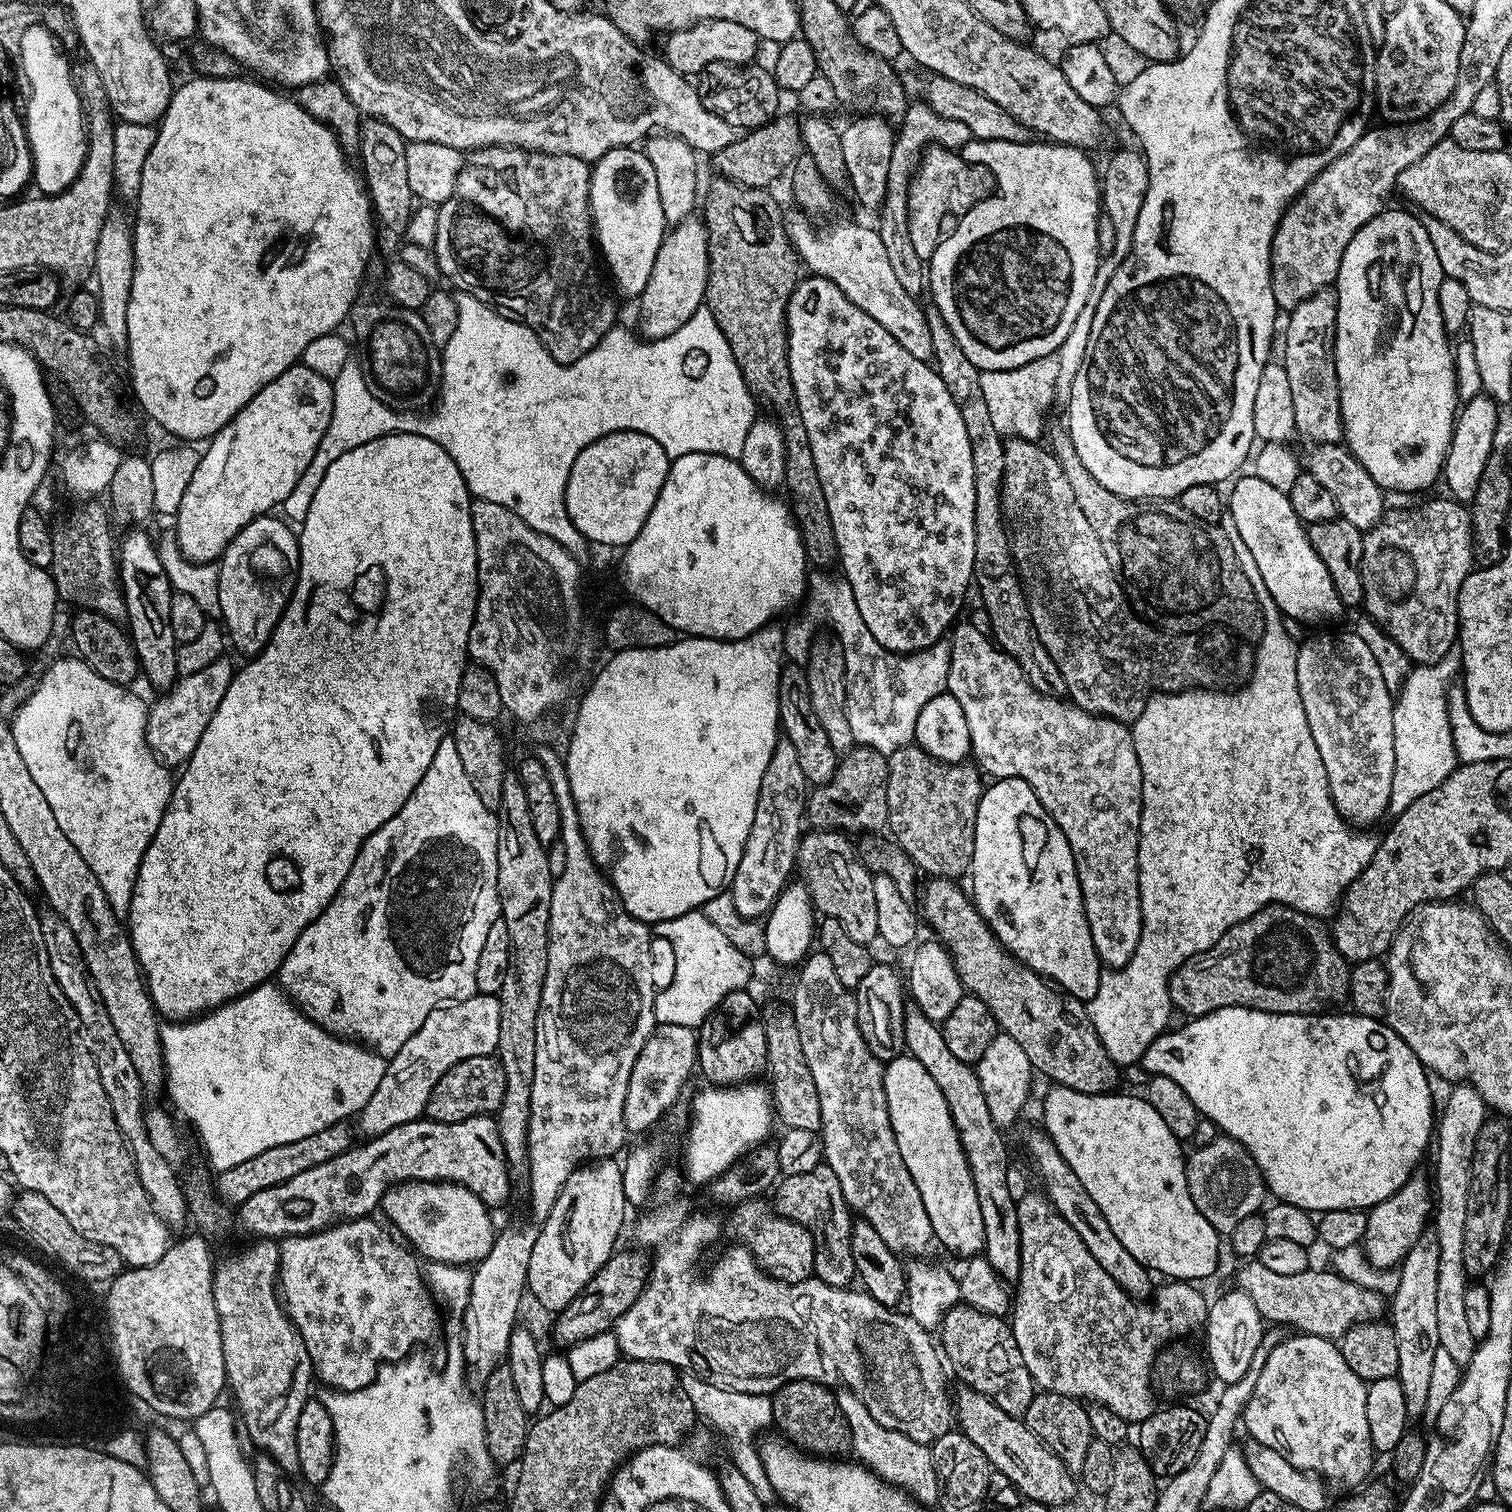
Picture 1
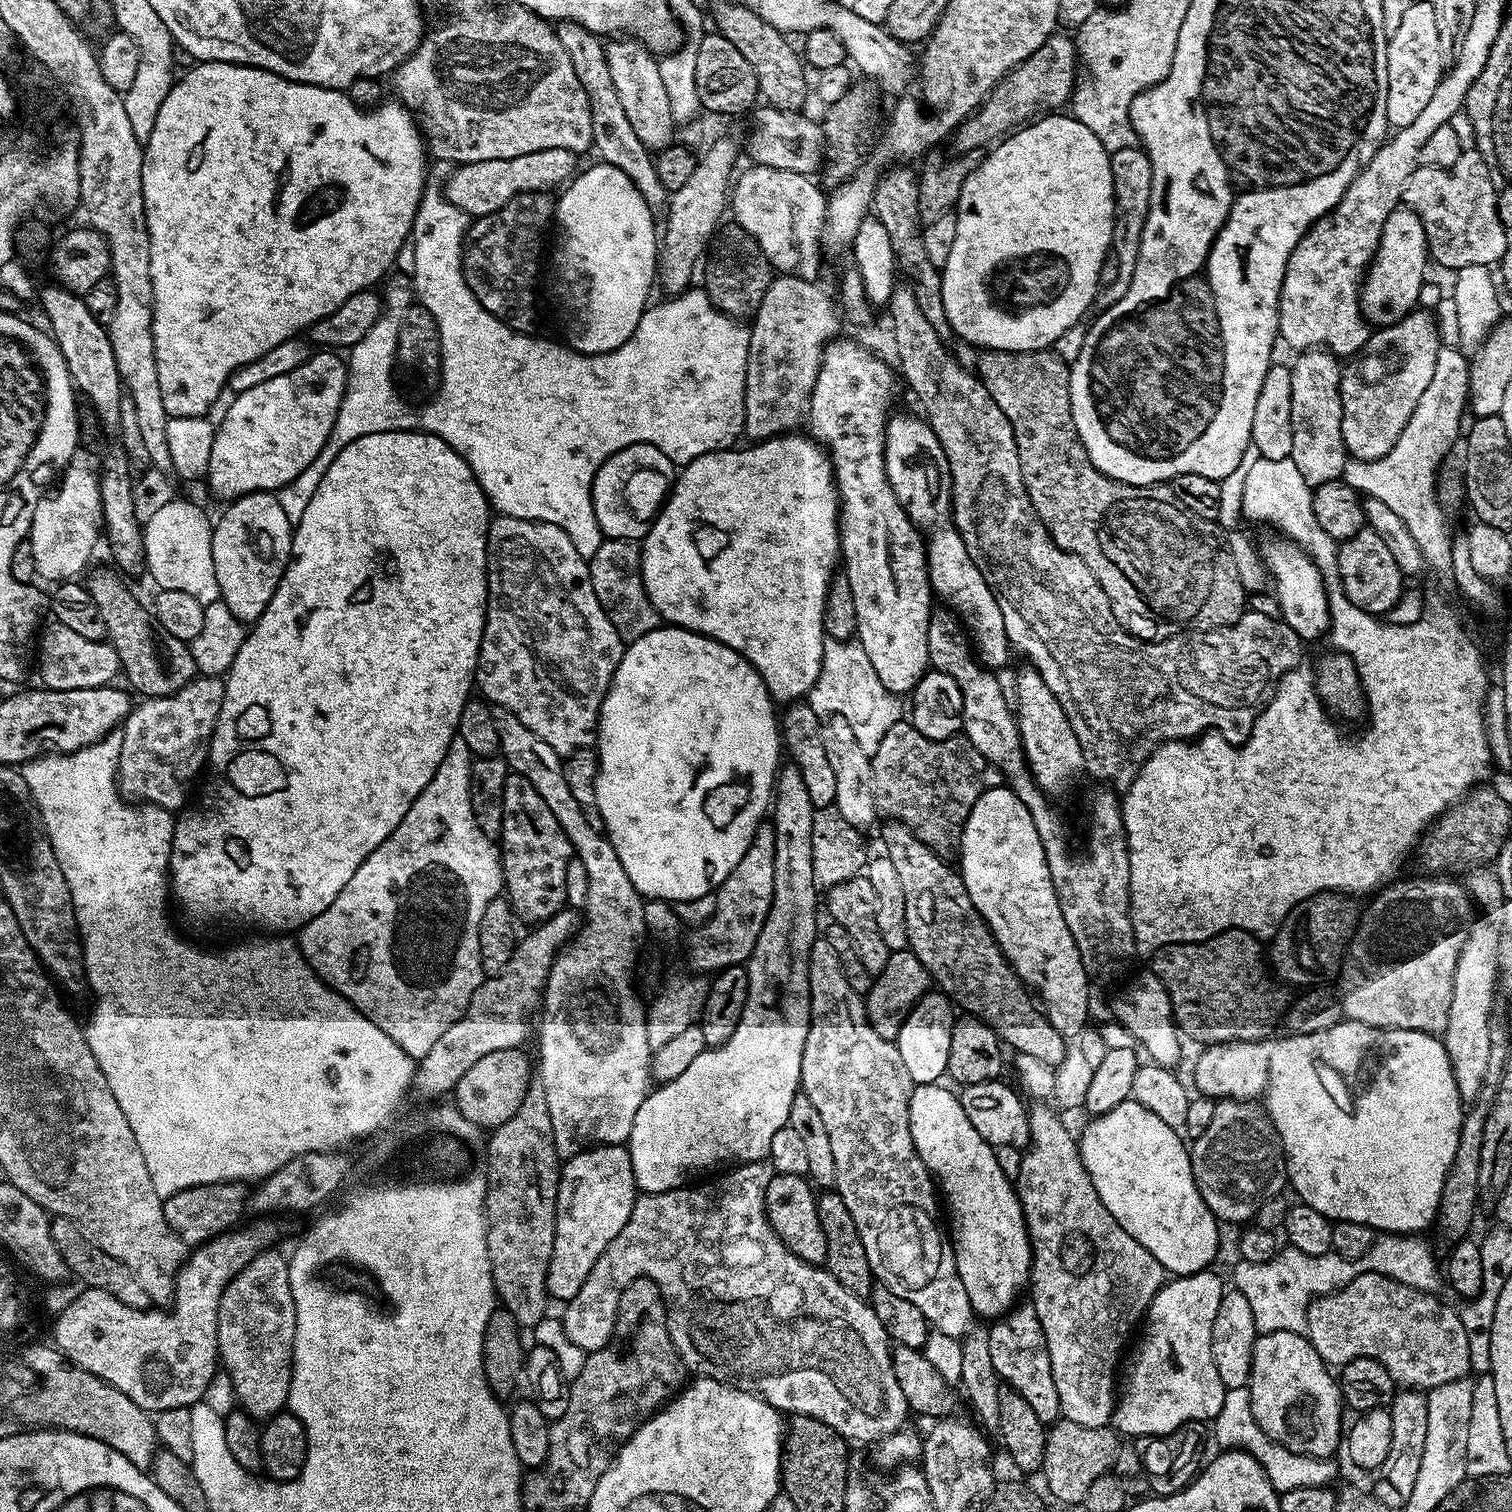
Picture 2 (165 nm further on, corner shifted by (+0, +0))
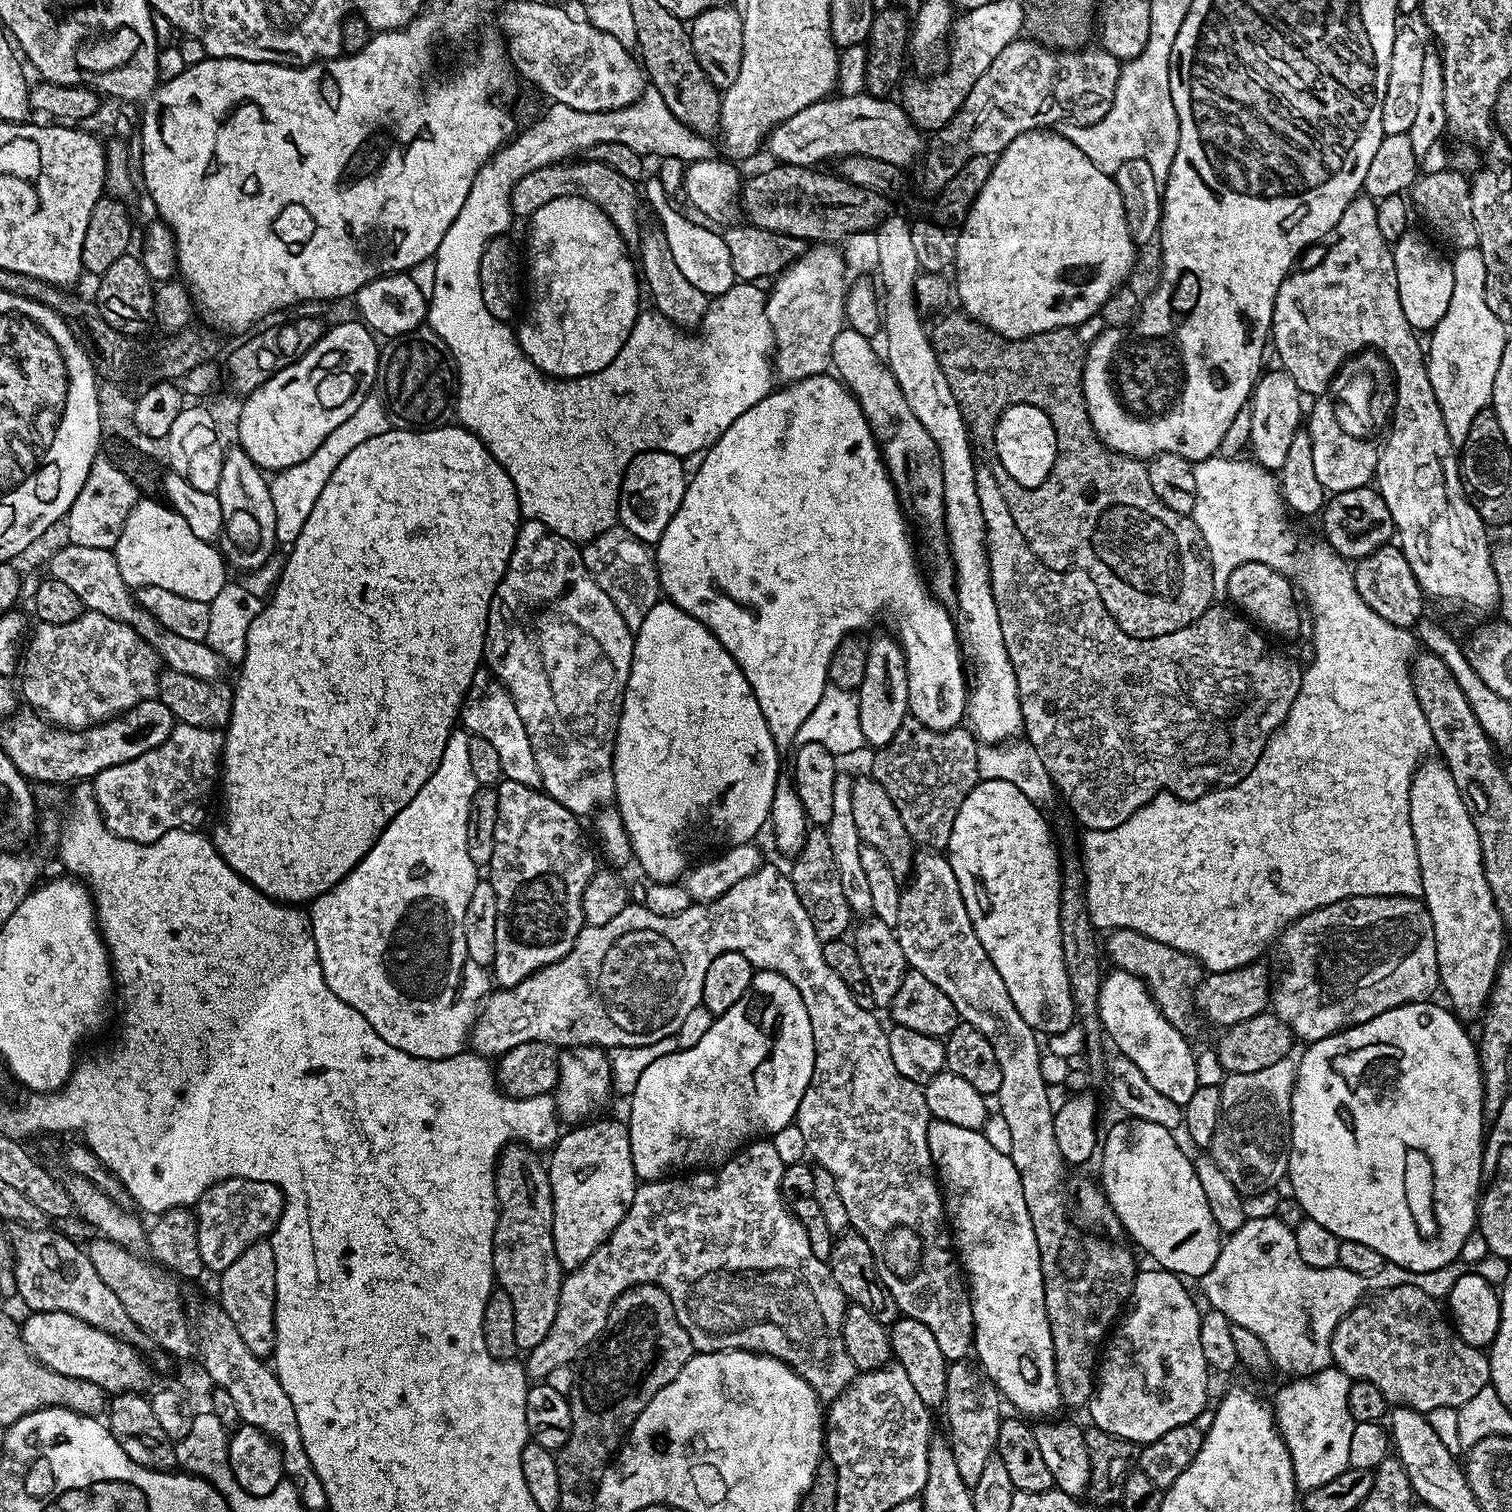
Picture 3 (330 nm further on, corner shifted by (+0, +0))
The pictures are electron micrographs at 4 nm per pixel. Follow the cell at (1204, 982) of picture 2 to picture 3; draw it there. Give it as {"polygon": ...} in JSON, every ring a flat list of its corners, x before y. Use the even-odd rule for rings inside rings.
{"polygon":[[1113,928,1107,933,1108,941,1102,944,1106,960,1112,963,1113,969,1134,974,1136,979,1143,980,1145,988,1151,991,1163,1016,1178,1029,1187,1033,1188,1027,1198,1020,1194,1011,1196,988,1202,979,1202,965,1187,952,1166,946,1162,942,1154,942,1154,938,1146,938,1146,934,1138,934,1138,930,1129,928]]}

